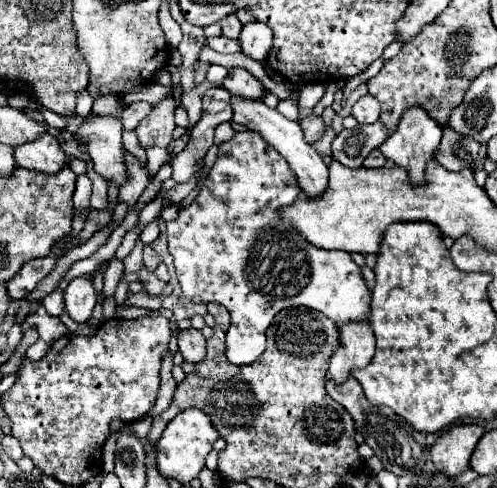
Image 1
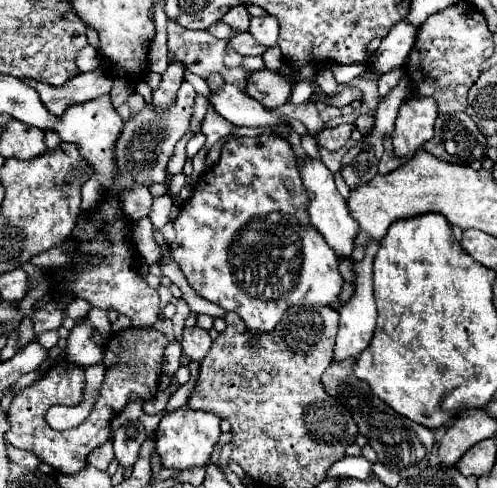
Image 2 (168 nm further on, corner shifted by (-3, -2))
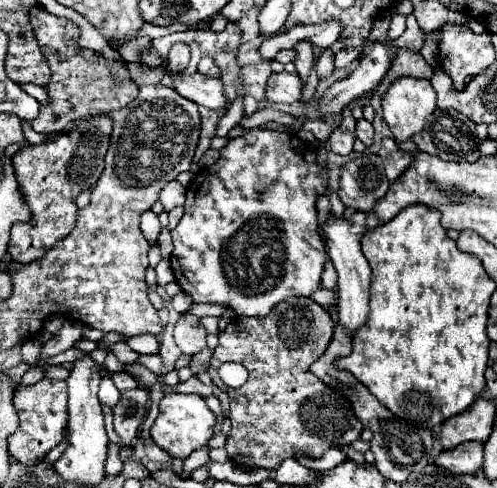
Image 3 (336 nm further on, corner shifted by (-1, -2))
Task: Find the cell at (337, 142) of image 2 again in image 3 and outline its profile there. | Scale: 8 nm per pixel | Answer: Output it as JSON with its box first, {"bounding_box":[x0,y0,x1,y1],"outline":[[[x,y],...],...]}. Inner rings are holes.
{"bounding_box":[328,115,356,155],"outline":[[[348,115],[342,125],[330,135],[328,143],[330,143],[330,149],[338,155],[350,155],[352,153],[352,147],[354,147],[354,141],[356,141],[356,119],[352,115]]]}

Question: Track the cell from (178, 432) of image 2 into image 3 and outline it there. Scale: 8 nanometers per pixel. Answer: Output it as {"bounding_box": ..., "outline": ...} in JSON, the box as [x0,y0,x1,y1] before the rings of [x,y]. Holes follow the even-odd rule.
{"bounding_box":[150,393,216,459],"outline":[[[168,393],[160,401],[160,413],[150,429],[150,435],[158,447],[162,447],[170,457],[186,459],[194,449],[208,443],[208,439],[214,433],[216,415],[208,409],[204,399],[200,395],[180,395],[180,393]]]}

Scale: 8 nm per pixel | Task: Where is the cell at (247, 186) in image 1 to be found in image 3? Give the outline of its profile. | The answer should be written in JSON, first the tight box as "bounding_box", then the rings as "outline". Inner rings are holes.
{"bounding_box":[170,129,328,317],"outline":[[[246,129],[238,137],[230,137],[228,143],[220,149],[220,159],[208,167],[202,169],[186,187],[186,203],[184,203],[184,217],[178,223],[178,227],[172,231],[174,251],[170,255],[172,273],[176,277],[176,283],[182,287],[184,293],[192,297],[194,303],[220,303],[230,309],[234,309],[236,315],[242,317],[266,317],[266,313],[272,311],[276,303],[288,297],[310,297],[312,291],[320,289],[320,273],[324,269],[326,251],[322,245],[322,239],[318,237],[318,223],[316,223],[316,199],[320,195],[326,195],[328,189],[328,169],[322,169],[318,165],[318,145],[306,143],[294,133],[278,131],[278,129]]]}

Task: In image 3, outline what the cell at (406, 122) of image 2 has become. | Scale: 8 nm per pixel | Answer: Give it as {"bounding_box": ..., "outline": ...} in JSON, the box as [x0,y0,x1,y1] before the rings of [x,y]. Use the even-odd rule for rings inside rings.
{"bounding_box":[382,77,436,143],"outline":[[[398,77],[382,95],[382,119],[398,143],[422,131],[426,117],[436,109],[436,91],[430,81]]]}

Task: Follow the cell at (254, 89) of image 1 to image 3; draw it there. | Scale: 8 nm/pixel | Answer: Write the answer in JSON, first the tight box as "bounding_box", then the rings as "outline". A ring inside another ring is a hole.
{"bounding_box":[266,73,302,103],"outline":[[[272,73],[266,87],[266,101],[274,103],[294,103],[300,99],[302,93],[302,79],[298,73]]]}

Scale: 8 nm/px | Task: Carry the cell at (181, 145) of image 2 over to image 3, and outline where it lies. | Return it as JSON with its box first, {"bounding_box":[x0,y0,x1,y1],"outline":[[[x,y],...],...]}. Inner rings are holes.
{"bounding_box":[160,181,186,213],"outline":[[[170,181],[162,191],[160,191],[160,203],[164,205],[164,211],[170,213],[174,207],[184,205],[184,191],[186,187],[180,185],[178,181]]]}

